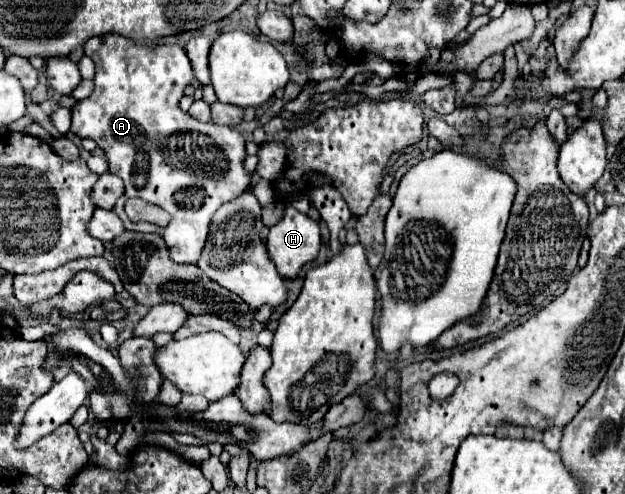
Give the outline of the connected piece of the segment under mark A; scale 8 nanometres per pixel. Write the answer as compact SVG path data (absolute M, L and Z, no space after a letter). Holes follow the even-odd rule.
M104 34L88 40L84 44L84 52L96 62L96 86L88 98L78 100L72 106L70 130L80 138L96 140L96 144L106 152L110 172L118 174L124 180L126 192L114 206L114 212L122 218L124 226L132 232L162 234L174 262L196 264L204 250L212 216L216 214L216 210L224 202L230 202L250 190L250 174L244 168L246 150L242 134L230 126L198 122L178 108L178 100L184 96L184 88L194 80L192 64L182 46L138 46L118 34ZM128 198L142 198L166 210L172 216L168 226L158 228L156 224L148 222L130 222L124 212L124 204Z

